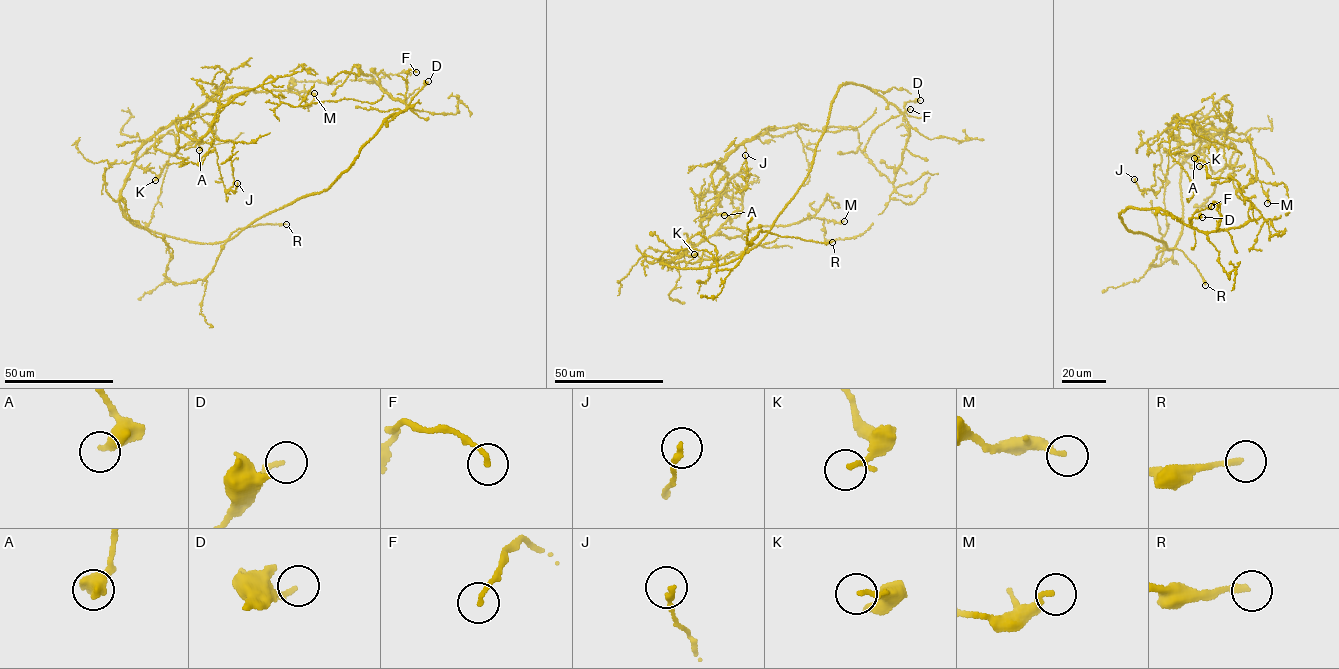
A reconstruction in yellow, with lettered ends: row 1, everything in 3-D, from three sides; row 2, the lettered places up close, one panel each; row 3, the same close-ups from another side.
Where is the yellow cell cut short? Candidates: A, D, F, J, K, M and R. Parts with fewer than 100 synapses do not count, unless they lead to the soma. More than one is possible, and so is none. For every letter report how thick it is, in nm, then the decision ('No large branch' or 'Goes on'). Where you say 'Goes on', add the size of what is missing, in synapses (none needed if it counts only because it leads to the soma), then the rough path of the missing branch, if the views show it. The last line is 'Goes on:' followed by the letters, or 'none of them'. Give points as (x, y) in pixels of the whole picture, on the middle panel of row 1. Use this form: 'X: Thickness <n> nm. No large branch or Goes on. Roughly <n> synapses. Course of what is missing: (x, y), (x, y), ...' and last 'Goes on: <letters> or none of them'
A: Thickness 400 nm. No large branch
D: Thickness 180 nm. No large branch
F: Thickness 150 nm. No large branch
J: Thickness 190 nm. No large branch
K: Thickness 180 nm. No large branch
M: Thickness 200 nm. No large branch
R: Thickness 190 nm. No large branch
Goes on: none of them

